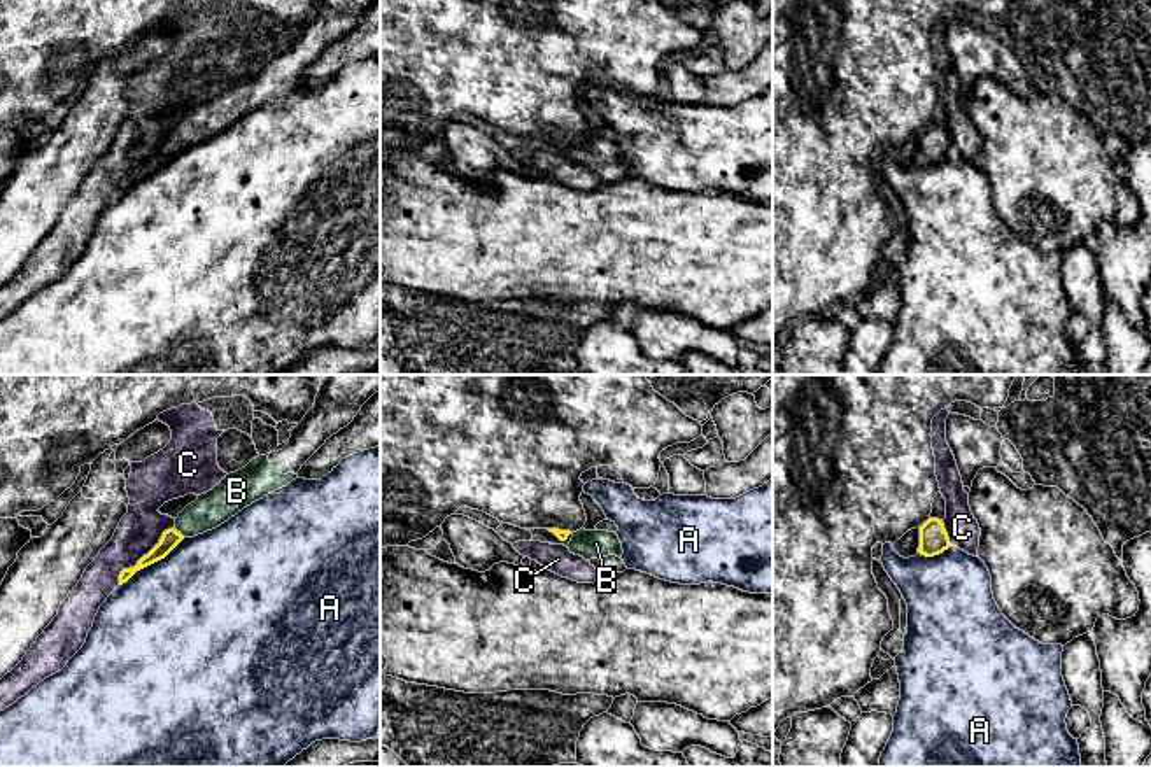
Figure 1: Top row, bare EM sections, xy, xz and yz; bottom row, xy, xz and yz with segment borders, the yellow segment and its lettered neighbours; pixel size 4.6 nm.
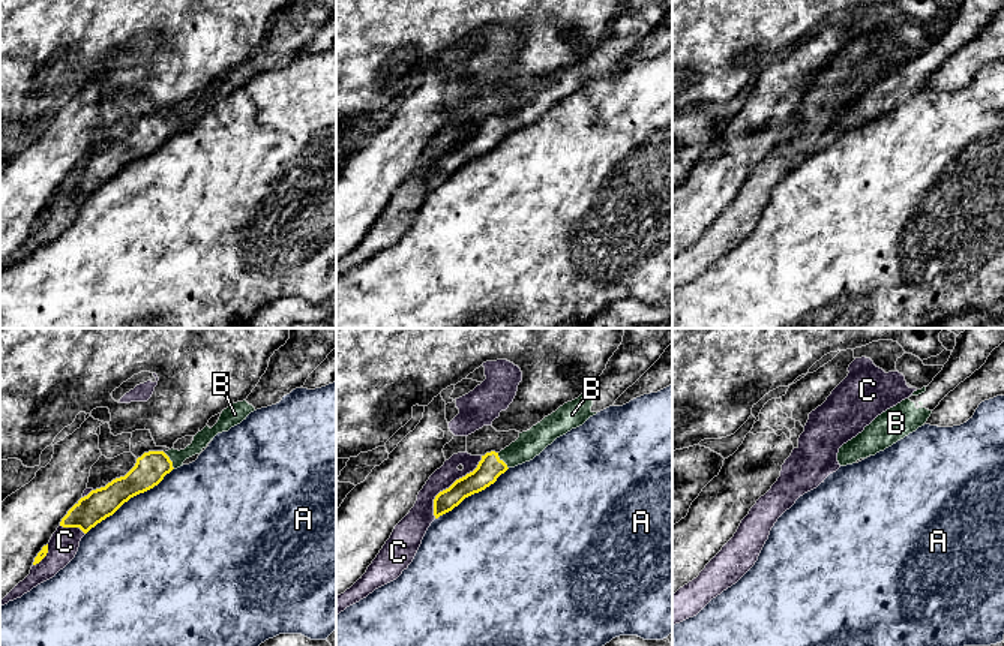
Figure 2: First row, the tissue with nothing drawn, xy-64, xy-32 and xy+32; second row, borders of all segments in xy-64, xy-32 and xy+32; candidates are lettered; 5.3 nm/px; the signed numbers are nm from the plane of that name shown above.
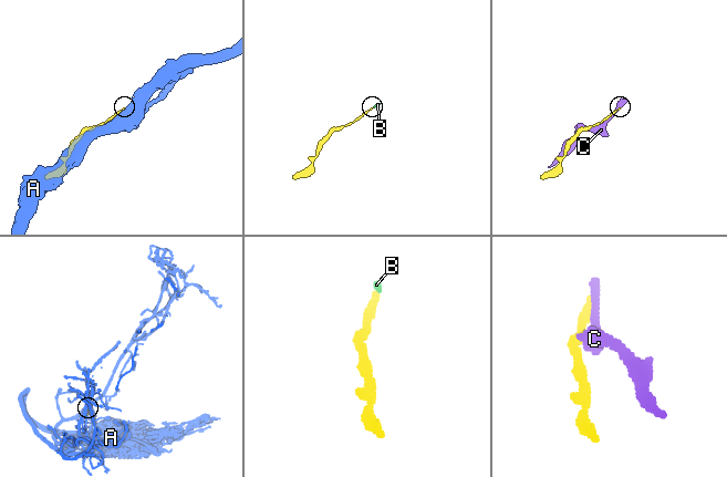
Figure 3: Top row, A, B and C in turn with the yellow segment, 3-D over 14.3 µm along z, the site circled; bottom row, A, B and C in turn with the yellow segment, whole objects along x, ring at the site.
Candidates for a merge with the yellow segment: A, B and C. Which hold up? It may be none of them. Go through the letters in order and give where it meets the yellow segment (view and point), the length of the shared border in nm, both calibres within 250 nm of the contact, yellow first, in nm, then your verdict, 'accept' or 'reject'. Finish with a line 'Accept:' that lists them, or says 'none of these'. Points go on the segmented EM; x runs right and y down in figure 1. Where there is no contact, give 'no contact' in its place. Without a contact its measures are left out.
A: contact xy (151, 562); length 380 nm; calibres 90 and 480 nm; reject
B: contact xy (179, 533); length 70 nm; calibres 90 and 160 nm; accept
C: contact xy (142, 557); length 380 nm; calibres 90 and 200 nm; reject
Accept: B

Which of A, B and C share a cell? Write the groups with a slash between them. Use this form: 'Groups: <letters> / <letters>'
Groups: A / B / C

